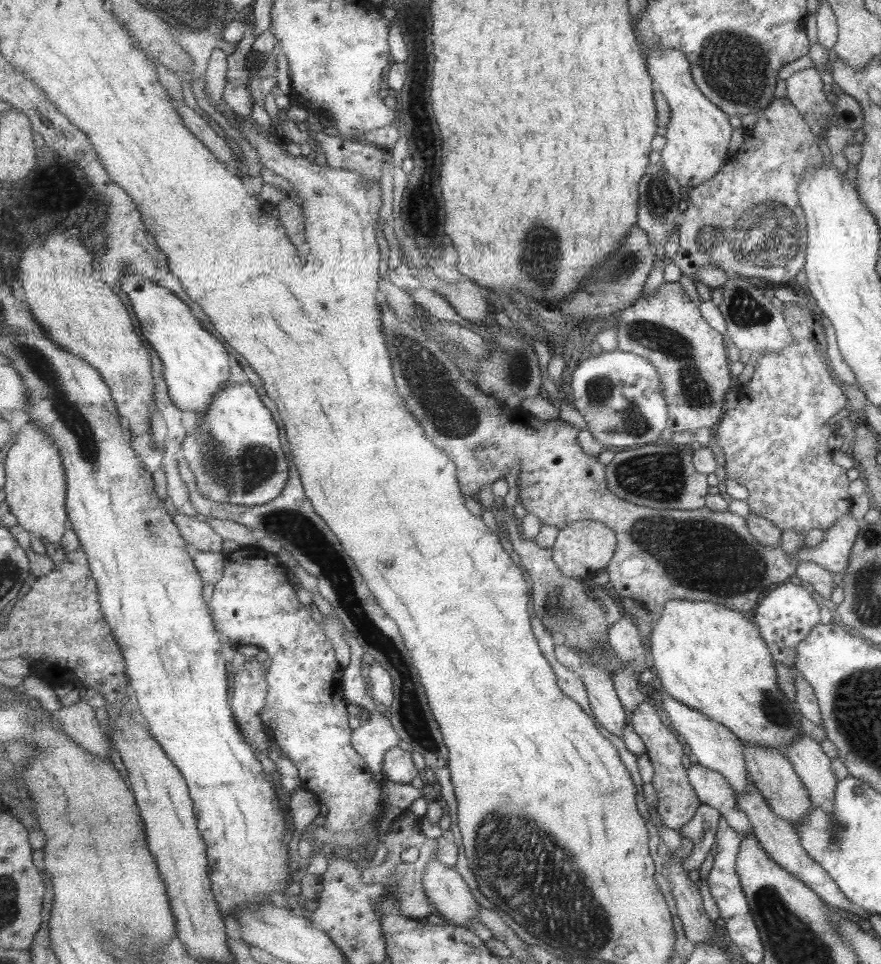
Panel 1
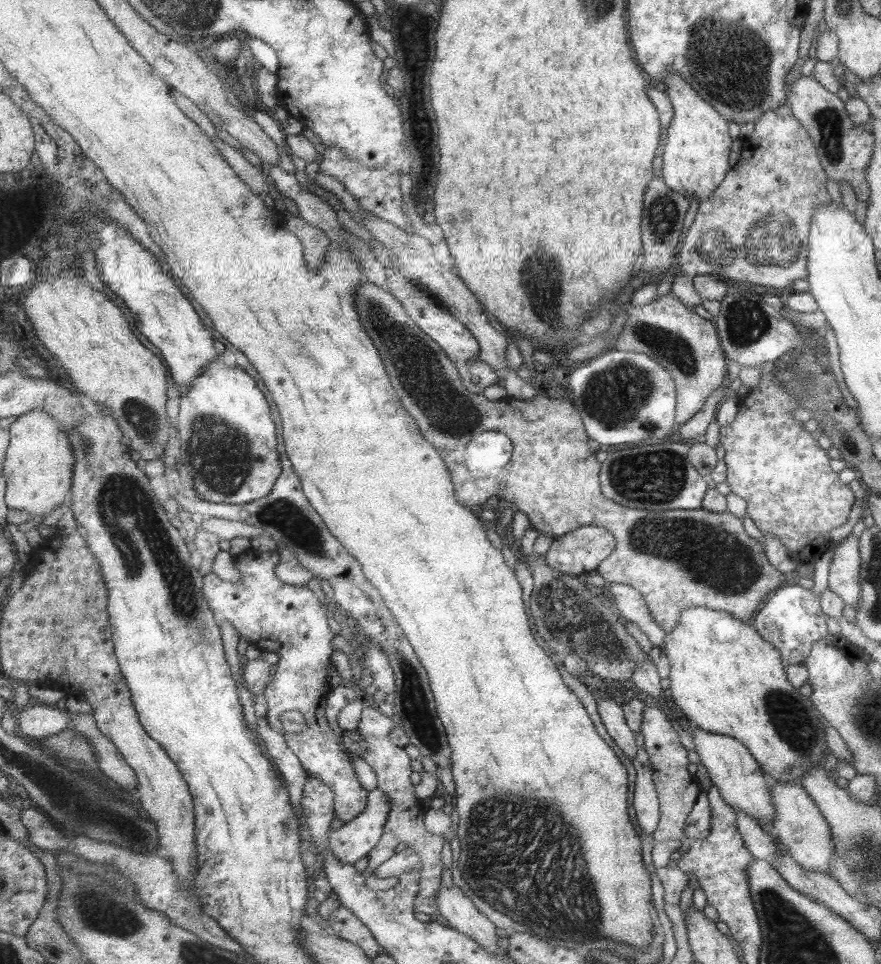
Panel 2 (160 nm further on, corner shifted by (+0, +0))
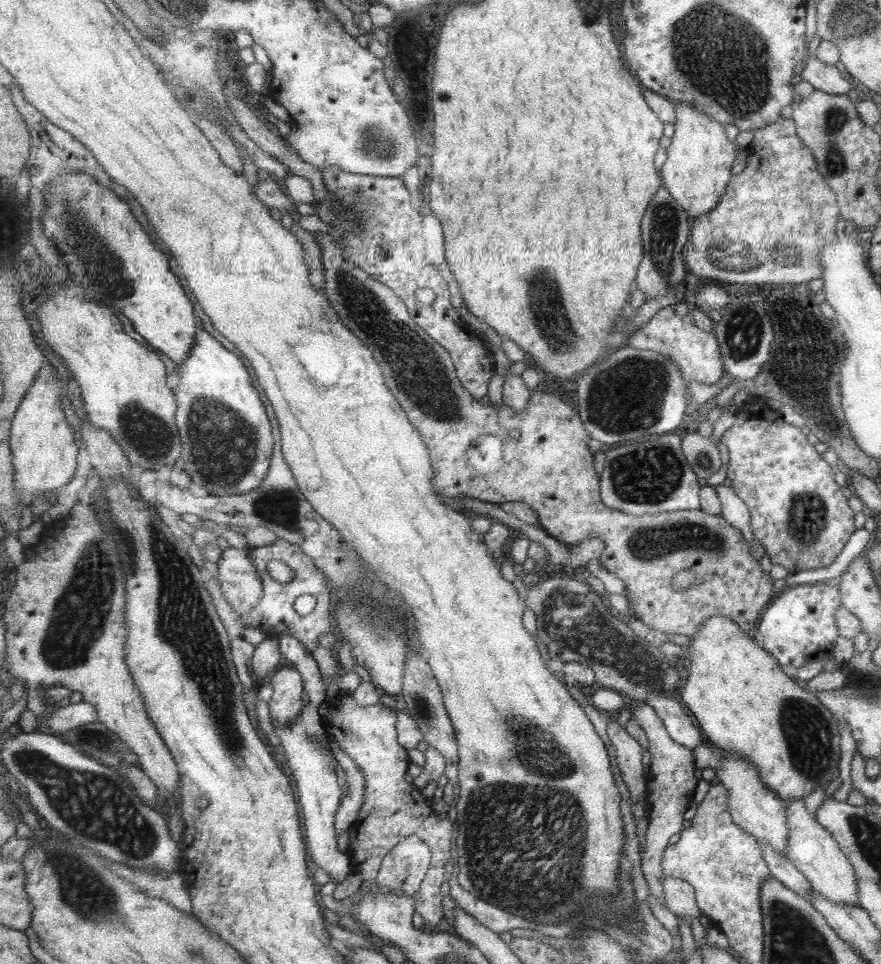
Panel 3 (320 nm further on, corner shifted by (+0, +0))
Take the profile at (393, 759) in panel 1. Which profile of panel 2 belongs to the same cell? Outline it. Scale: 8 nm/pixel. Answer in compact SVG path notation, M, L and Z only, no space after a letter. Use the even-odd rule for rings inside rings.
M373 705L364 709L358 724L357 731L363 737L364 759L377 773L377 788L387 794L387 797L391 797L390 816L385 823L384 833L377 846L368 854L368 866L375 870L400 849L407 848L417 851L421 855L424 867L422 868L421 890L416 897L415 908L419 912L430 915L440 912L438 894L443 886L441 876L443 876L443 870L445 870L443 867L445 838L432 833L426 827L426 815L429 810L423 806L422 800L418 800L415 796L415 785L411 782L411 774L413 774L413 768L411 768L412 756L409 756L405 749L393 744L393 740L391 740L391 732L397 726L398 719L395 716L387 716L383 712L379 712Z

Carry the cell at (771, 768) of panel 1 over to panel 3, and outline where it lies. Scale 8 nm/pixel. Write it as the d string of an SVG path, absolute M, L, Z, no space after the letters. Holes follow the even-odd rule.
M803 800L786 802L785 812L788 823L785 858L812 884L814 892L819 892L835 904L858 905L859 892L855 870L848 857L840 851L835 837L823 825L817 824L816 818L805 809Z

